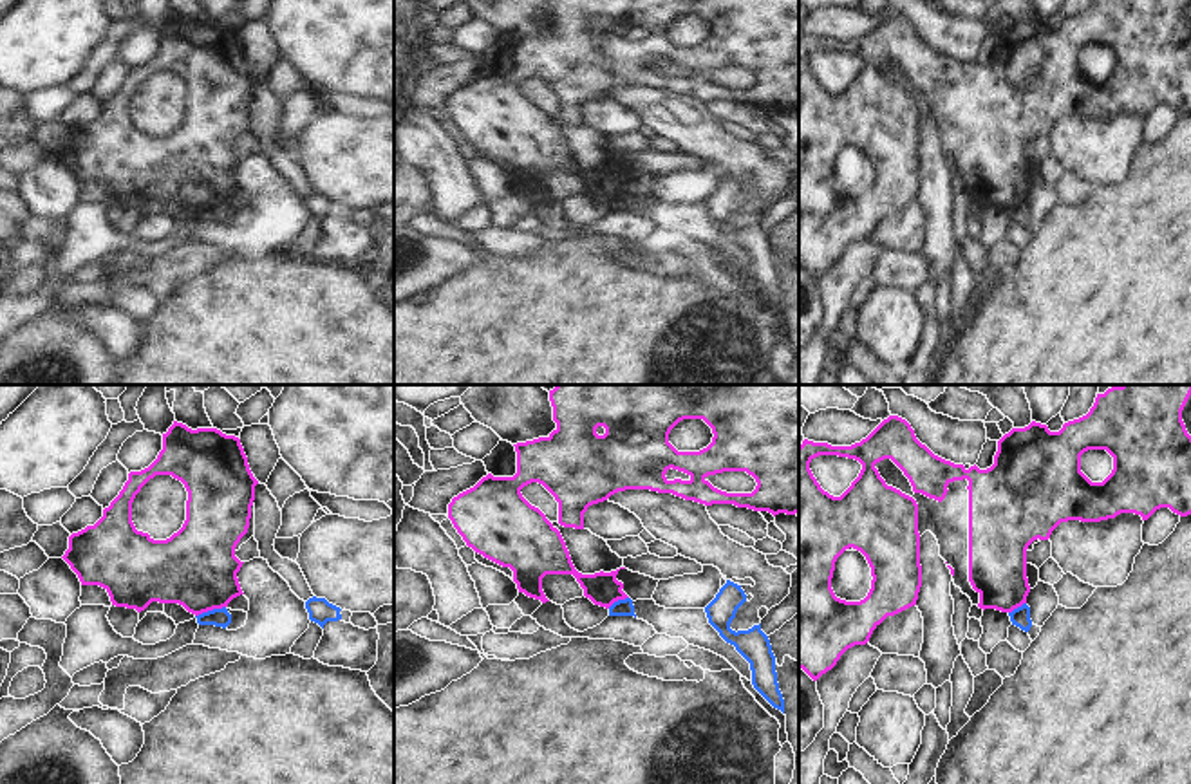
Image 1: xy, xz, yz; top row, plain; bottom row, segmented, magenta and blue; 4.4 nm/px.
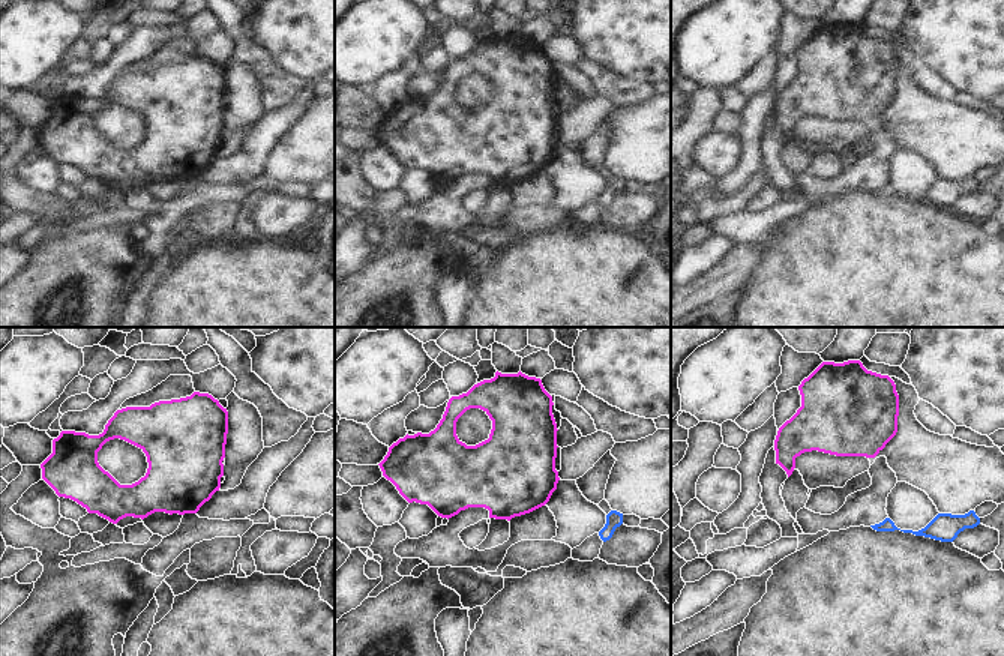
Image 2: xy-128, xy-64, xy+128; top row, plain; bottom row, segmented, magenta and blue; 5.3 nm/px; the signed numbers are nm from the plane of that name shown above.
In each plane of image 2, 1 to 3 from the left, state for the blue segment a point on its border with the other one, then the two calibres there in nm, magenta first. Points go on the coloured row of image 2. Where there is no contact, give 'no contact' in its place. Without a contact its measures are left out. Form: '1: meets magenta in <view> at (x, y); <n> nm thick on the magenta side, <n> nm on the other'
1: no contact
2: no contact
3: no contact

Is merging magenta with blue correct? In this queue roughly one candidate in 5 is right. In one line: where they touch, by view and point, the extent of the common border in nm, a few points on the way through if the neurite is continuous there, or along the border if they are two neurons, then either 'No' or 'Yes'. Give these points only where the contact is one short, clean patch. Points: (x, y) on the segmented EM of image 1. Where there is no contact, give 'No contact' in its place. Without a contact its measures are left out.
Touches magenta at xy (210, 609). Shared border 140 nm. Boundary: xy (225, 606), (196, 616). No.

